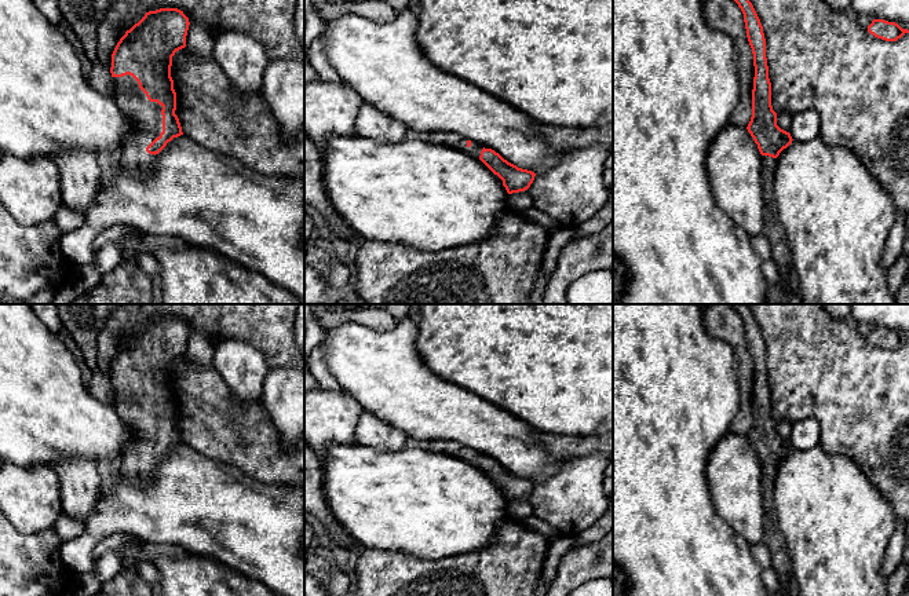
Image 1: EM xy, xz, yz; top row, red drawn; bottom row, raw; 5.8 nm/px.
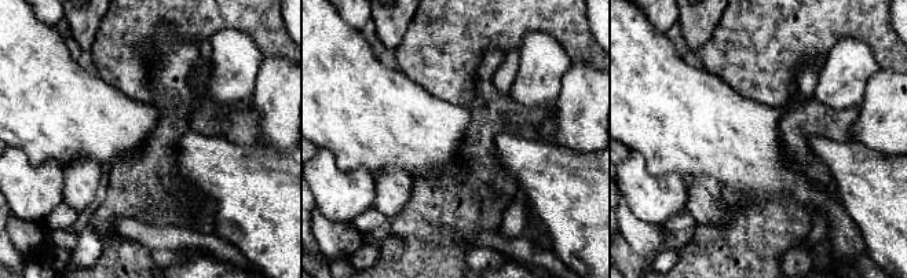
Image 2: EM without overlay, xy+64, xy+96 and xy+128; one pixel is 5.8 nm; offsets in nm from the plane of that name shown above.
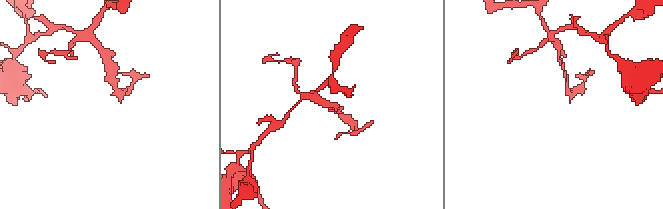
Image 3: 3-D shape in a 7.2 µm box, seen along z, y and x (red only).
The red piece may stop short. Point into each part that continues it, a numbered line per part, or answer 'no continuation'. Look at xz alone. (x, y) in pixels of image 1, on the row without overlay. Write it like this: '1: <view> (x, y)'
1: xz (455, 449)

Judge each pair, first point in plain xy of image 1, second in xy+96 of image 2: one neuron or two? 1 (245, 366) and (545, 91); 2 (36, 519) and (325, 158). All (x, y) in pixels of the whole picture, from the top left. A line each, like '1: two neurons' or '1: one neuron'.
1: one neuron
2: one neuron

